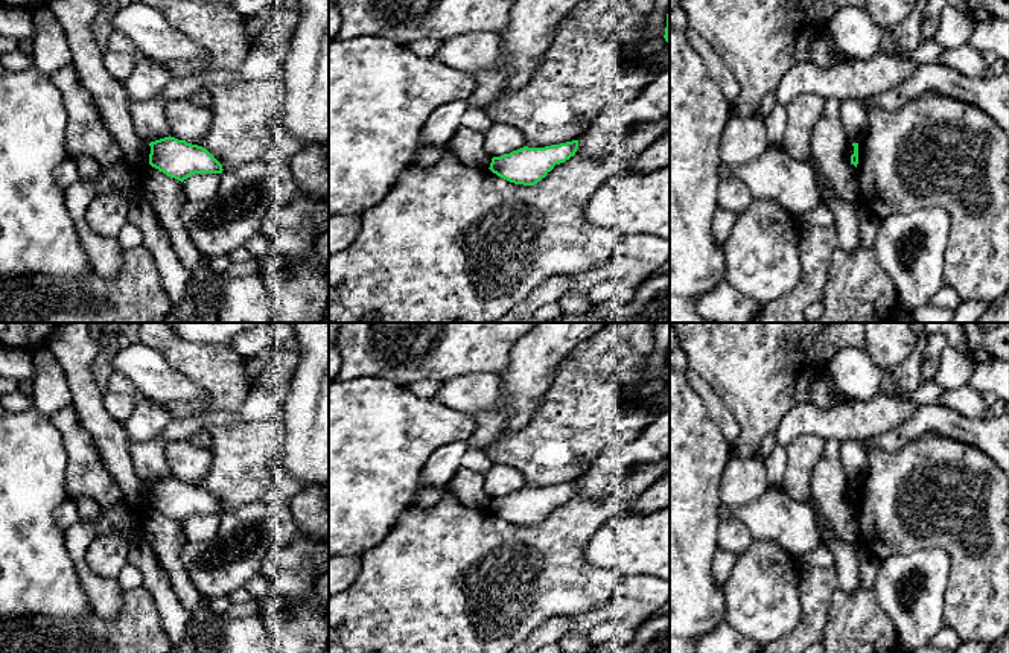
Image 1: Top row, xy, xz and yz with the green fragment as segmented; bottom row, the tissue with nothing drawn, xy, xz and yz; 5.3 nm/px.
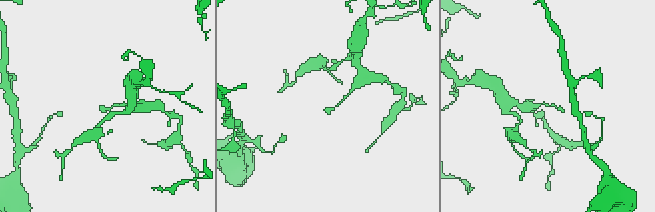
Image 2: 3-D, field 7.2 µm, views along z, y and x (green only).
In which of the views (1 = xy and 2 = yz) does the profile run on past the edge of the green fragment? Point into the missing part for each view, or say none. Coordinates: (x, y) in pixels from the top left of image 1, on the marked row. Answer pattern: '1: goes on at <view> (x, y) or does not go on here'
1: does not go on here
2: does not go on here

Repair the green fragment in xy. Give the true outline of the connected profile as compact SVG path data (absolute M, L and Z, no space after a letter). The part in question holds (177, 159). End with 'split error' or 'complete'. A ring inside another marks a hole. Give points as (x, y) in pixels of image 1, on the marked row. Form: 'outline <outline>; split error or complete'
outline M164 137L149 143L149 164L170 178L184 181L195 174L222 174L222 164L202 146Z; complete

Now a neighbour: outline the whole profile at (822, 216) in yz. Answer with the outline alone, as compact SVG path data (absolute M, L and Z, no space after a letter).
M828 204L796 216L802 230L810 227L834 227L834 213Z

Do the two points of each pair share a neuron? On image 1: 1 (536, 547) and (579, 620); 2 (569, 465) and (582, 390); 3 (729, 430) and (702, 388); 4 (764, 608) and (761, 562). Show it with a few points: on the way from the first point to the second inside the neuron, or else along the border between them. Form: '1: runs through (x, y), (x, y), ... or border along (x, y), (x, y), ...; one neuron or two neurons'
1: border along (607, 602), (568, 615); two neurons
2: runs through (569, 446), (569, 428), (582, 413), (582, 408); one neuron
3: runs through (725, 419), (711, 399); one neuron
4: runs through (763, 597), (763, 573); one neuron

